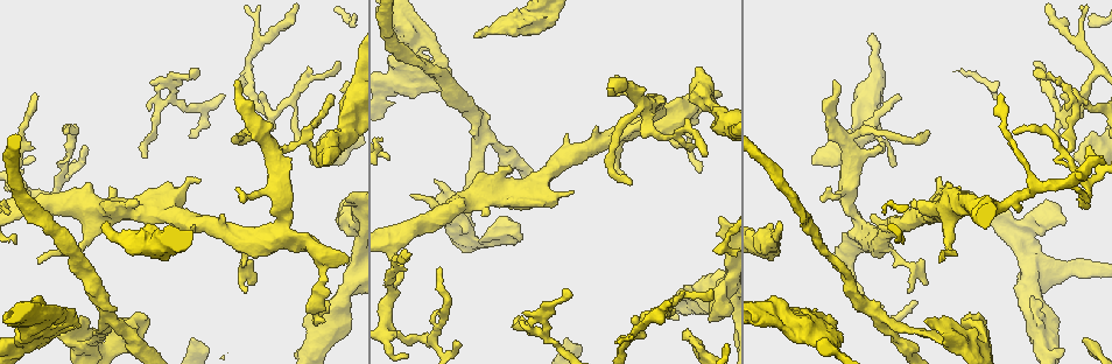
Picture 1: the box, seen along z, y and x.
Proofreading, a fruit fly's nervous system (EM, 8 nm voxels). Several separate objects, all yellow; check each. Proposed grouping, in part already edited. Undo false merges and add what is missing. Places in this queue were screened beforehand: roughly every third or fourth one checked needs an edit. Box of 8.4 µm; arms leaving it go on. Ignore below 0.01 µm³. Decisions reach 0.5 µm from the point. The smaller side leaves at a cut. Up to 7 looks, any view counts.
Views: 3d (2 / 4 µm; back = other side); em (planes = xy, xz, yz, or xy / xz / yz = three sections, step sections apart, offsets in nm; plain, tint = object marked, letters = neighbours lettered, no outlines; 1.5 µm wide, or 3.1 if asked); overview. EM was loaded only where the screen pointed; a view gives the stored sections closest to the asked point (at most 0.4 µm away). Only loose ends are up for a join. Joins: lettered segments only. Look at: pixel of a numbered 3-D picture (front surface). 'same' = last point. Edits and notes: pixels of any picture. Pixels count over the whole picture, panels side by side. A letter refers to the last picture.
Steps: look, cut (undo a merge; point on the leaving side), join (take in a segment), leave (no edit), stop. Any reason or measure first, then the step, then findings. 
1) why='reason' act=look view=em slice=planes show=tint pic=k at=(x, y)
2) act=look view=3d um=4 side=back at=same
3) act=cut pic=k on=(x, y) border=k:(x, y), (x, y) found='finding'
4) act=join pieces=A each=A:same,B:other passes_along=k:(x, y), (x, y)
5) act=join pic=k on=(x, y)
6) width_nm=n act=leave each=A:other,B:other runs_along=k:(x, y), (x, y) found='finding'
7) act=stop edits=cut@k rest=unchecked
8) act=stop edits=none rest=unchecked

act=look view=em slice=yz step=8 show=tint pic=1 at=(107, 224)

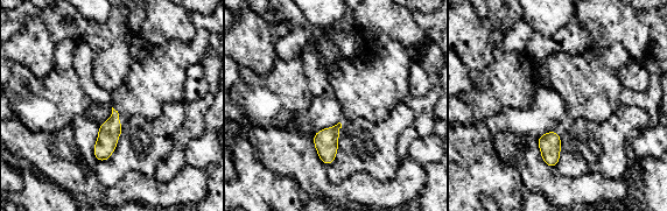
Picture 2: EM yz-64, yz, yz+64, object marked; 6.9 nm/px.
act=look view=em slice=xy step=8 show=letters at=same

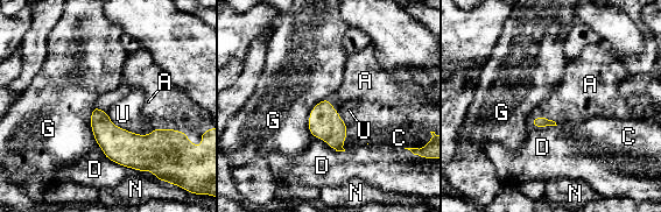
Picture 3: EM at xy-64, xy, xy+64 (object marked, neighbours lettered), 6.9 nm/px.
act=join pieces=A each=A:same,C:other,D:other,G:other,N:other,U:other found='it goes on there'

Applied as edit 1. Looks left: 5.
act=look view=overview

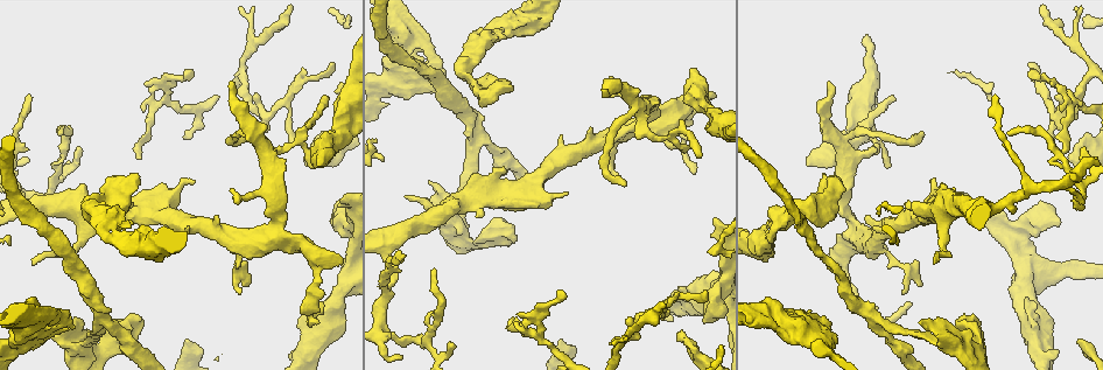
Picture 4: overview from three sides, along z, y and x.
why='an open end' act=look view=3d um=2 pic=4 at=(690, 68)

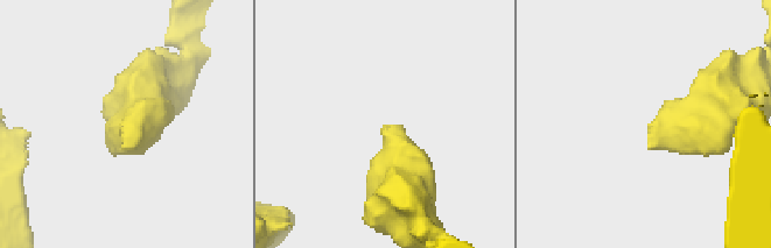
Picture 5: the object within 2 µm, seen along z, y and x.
why='need the tissue' act=look view=em slice=yz step=4 show=plain pic=5 at=(122, 144)

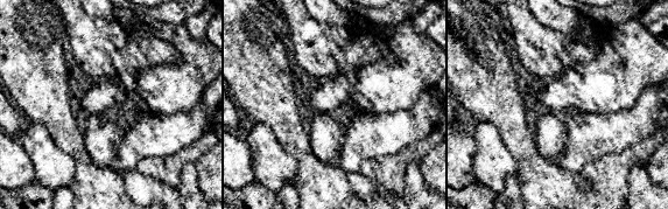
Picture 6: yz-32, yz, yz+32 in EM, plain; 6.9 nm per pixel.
why='see the neighbours' act=look view=em slice=yz step=4 show=letters at=same

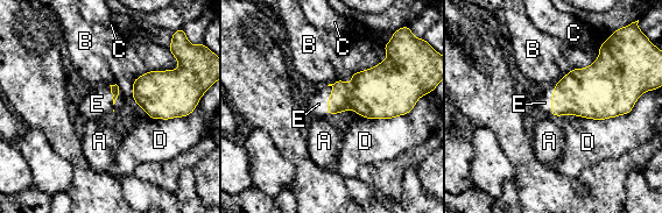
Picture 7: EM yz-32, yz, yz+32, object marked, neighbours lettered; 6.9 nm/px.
longest_contact=D:500nm act=join pieces=E each=A:other,B:other,C:other,D:other,E:same found='the neuron continues'

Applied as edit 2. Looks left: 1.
act=look view=em slice=planes show=letters pic=4 at=(713, 94)

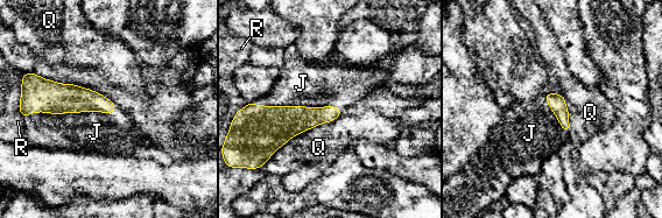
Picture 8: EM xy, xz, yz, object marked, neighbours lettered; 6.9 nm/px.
act=join pieces=J each=J:same,Q:other,R:other passes_along=8:(267, 128), (295, 106), (301, 83) found='the neuron continues'

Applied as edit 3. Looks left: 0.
act=stop edits=join@3,join@7,join@8 rest=unchecked

